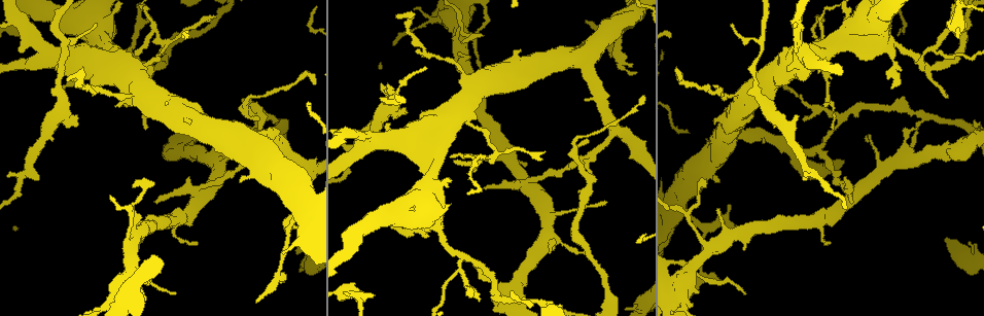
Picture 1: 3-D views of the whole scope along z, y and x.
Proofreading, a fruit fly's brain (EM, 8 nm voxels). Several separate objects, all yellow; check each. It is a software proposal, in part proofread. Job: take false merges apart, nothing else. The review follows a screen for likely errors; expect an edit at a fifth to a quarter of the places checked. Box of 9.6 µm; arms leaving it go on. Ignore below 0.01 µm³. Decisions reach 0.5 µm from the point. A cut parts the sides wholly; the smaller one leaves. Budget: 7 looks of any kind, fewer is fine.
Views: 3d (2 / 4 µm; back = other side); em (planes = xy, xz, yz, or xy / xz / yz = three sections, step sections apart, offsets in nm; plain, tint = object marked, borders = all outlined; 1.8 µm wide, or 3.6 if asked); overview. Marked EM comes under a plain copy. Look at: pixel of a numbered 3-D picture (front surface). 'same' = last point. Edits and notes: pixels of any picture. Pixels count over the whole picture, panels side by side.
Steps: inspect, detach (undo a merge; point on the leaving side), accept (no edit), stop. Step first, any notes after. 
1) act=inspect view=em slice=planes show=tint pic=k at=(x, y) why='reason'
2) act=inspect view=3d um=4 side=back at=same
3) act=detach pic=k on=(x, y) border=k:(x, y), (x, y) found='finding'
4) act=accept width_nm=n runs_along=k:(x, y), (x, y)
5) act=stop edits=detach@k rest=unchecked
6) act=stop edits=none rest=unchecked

act=inspect view=3d um=4 pic=1 at=(816, 151) why='branch point'

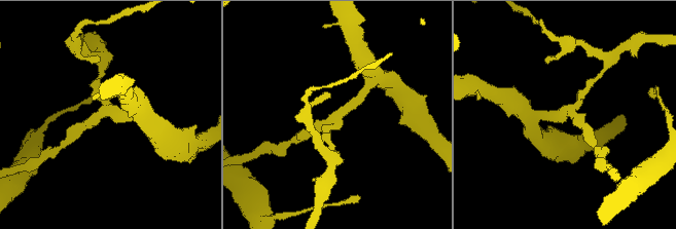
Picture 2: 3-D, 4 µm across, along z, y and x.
act=inspect view=em um=3.6 slice=yz step=8 show=tint pic=2 at=(105, 111) arms=3

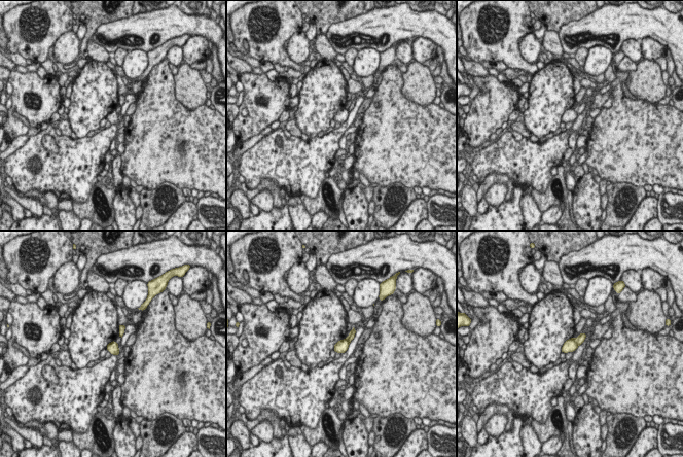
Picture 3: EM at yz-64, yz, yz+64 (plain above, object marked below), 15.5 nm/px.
act=detach pic=3 on=(580, 339) border=3:(575, 339), (577, 346) found='two neurons meet here'

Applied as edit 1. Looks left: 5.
act=inspect view=overview

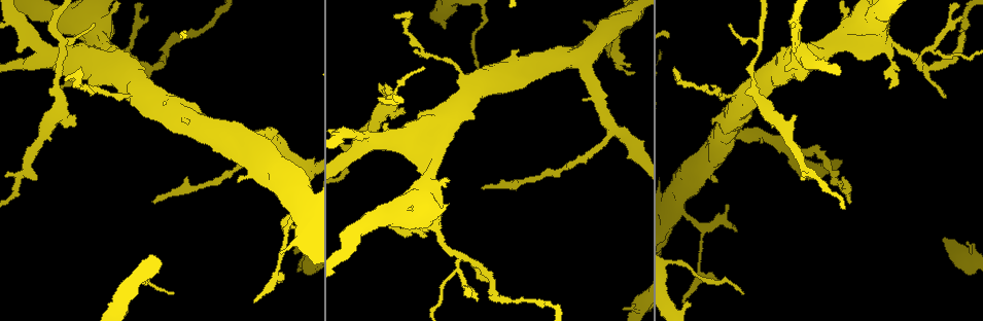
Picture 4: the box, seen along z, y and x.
act=inspect view=3d um=4 pic=4 at=(296, 205) why='calibre changes'

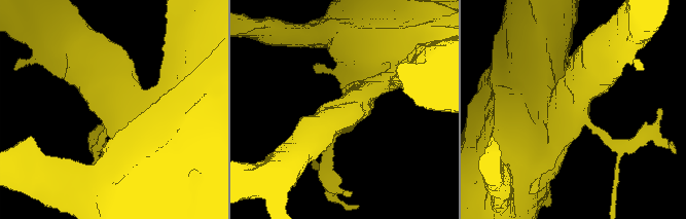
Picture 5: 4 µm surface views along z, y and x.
act=inspect view=em um=3.6 slice=planes show=borders pic=5 at=(114, 112)

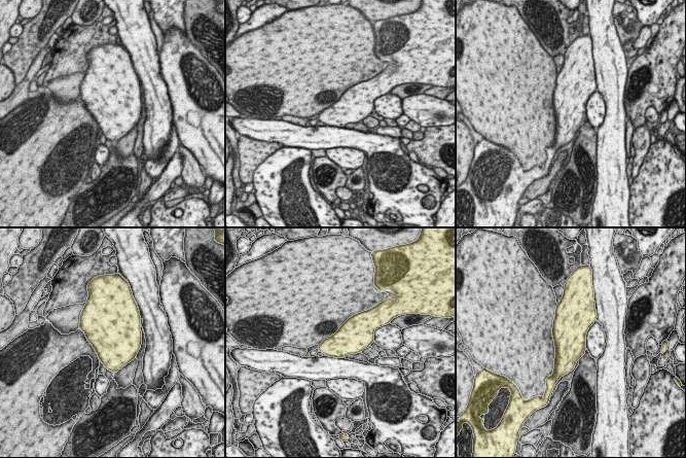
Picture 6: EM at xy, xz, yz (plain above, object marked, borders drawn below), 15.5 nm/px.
act=accept width_nm=480 found='continuous, no second neuron'

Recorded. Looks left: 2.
act=inspect view=em um=3.6 slice=planes show=tint pic=4 at=(44, 51) why='thick turns thin'

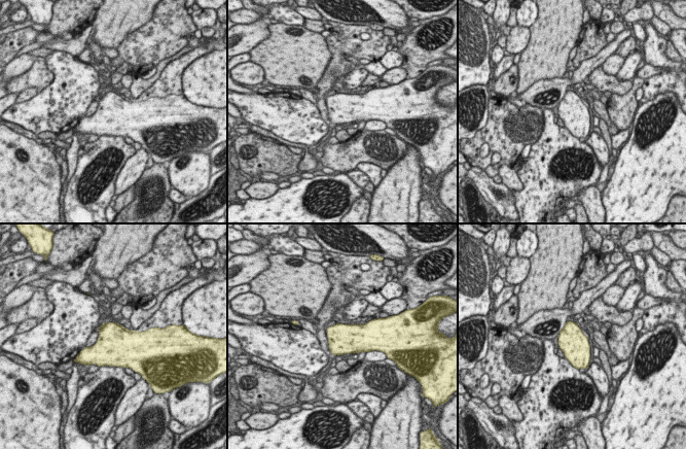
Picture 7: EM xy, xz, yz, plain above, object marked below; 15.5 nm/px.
act=accept width_nm=440 found='all the same neuron'

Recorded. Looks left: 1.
act=stop edits=detach@3 rest=unchecked

